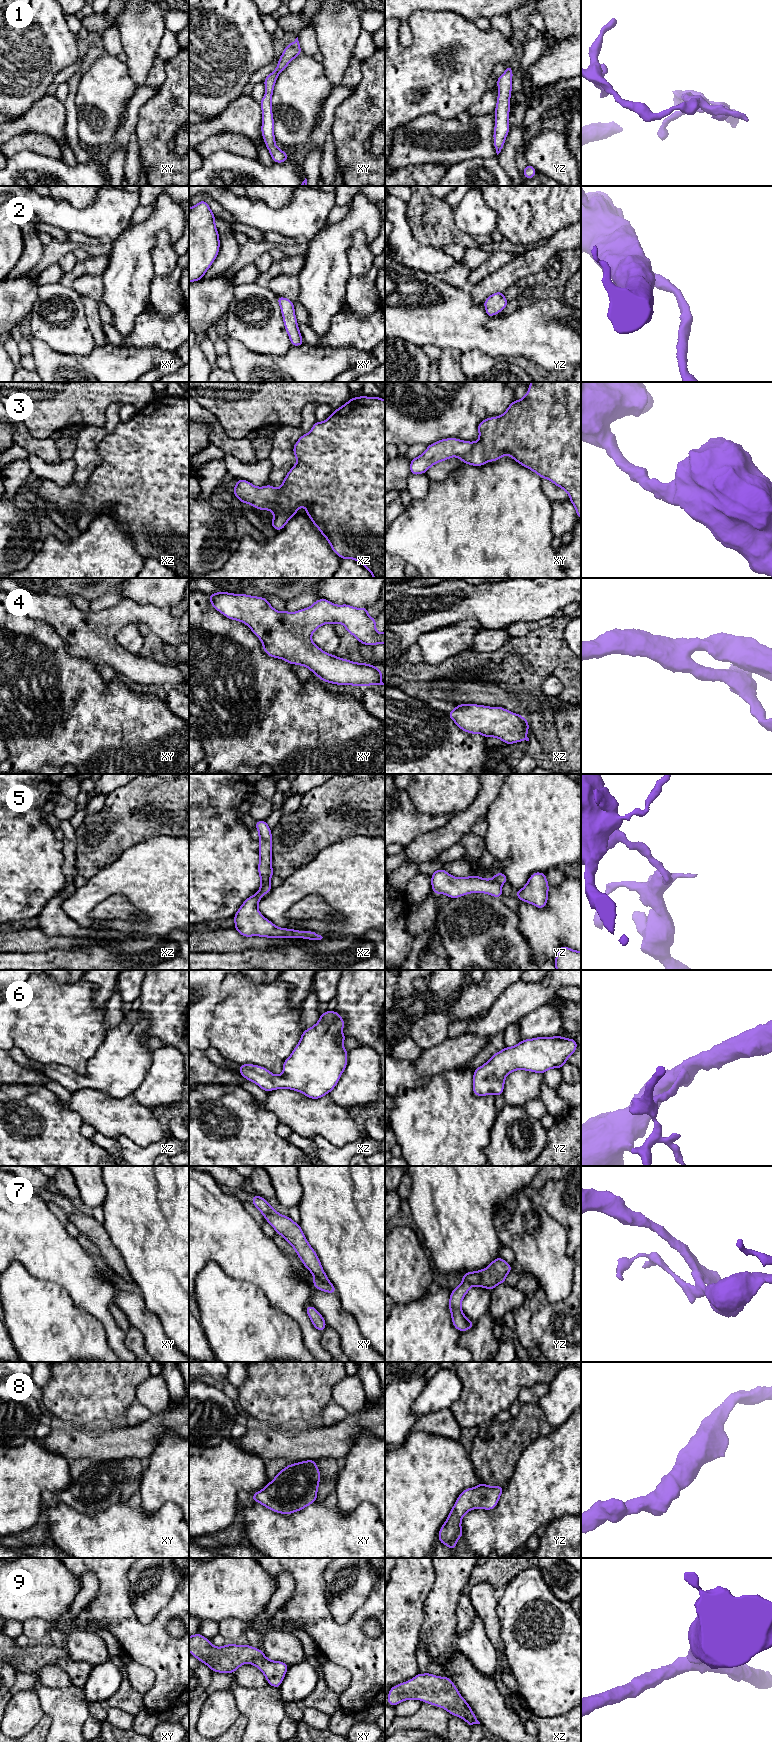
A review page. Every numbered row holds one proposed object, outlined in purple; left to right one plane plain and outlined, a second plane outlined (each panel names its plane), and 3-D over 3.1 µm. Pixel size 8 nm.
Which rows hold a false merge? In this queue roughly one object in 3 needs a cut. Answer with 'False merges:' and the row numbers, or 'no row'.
False merges: 5, 7

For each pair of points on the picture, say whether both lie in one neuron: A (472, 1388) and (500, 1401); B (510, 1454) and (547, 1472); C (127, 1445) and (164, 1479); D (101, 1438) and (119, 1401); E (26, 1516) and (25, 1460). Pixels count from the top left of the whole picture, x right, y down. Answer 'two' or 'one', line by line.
A: one
B: two
C: two
D: two
E: one

